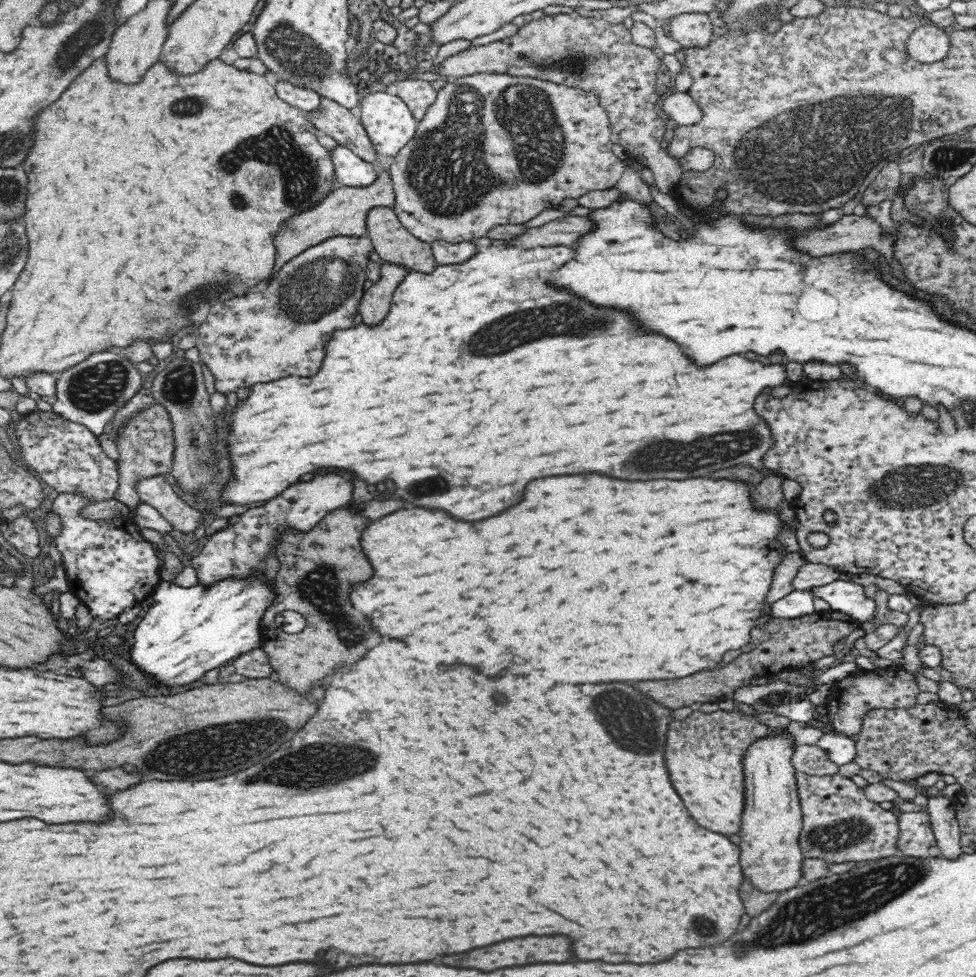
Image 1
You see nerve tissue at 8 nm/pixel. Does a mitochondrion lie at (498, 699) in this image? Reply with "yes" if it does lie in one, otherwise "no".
no

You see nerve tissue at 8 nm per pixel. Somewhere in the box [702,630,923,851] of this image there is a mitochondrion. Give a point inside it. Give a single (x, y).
(778, 697)

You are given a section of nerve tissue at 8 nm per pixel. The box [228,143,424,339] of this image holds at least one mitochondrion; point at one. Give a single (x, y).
(315, 290)

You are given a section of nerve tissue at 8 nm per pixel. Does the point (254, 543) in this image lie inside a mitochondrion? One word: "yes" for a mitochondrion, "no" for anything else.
yes

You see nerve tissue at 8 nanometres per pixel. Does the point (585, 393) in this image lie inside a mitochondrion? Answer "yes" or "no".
no

